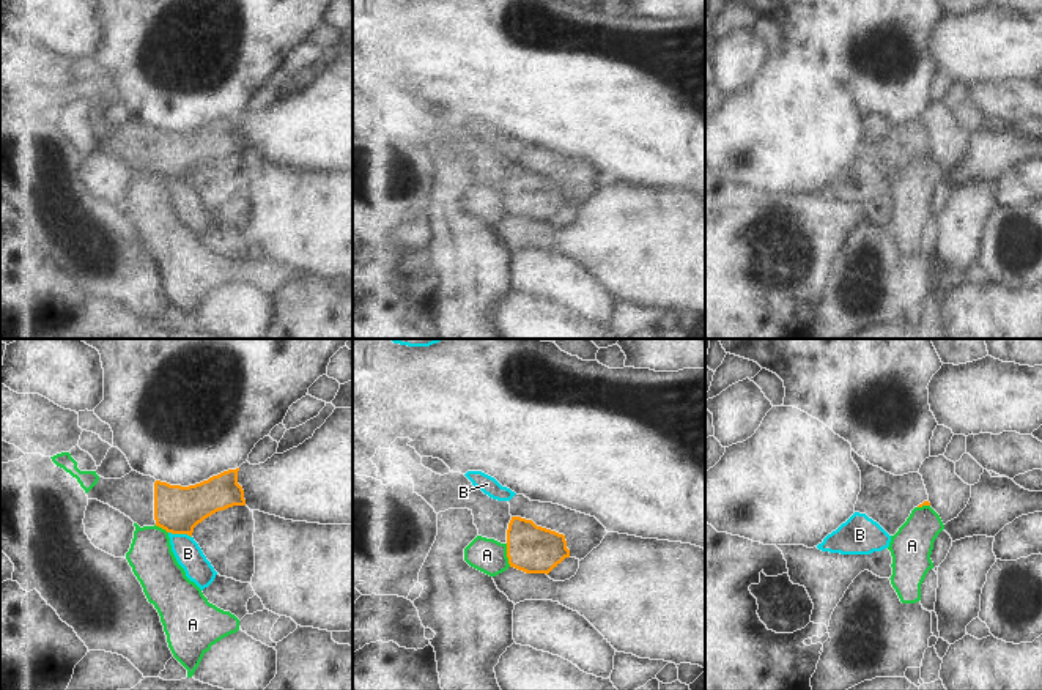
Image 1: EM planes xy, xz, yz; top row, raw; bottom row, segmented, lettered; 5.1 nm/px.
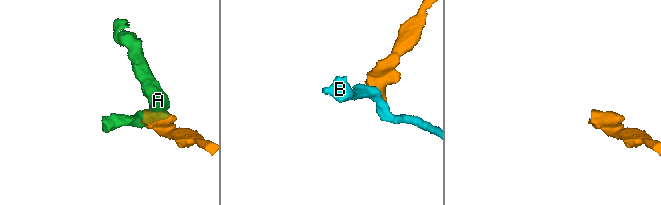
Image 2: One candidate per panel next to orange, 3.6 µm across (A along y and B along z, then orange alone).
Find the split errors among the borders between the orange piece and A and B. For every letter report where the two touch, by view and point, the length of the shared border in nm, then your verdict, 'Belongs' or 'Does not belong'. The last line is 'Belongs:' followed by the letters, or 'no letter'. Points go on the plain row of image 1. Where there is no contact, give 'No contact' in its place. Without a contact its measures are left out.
A: Touches orange at xz (507, 202). Shared border 120 nm. Does not belong
B: Touches orange at xy (180, 180). Shared border 120 nm. Does not belong
Belongs: no letter.

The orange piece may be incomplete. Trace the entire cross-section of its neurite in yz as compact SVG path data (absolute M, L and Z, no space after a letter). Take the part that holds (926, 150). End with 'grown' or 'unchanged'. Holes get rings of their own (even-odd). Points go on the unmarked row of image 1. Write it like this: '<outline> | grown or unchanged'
M852 96L852 106L861 118L861 139L855 159L866 161L889 183L907 169L915 154L930 153L919 120L894 123L870 112Z | grown

